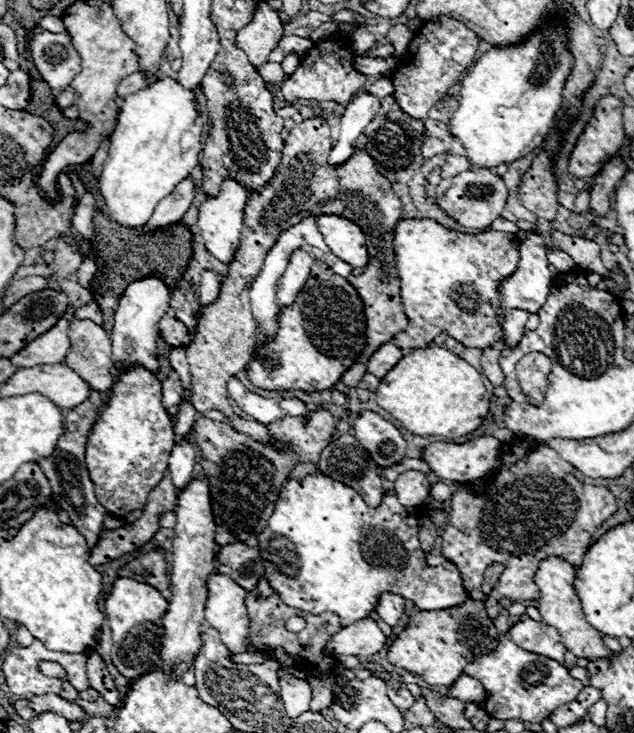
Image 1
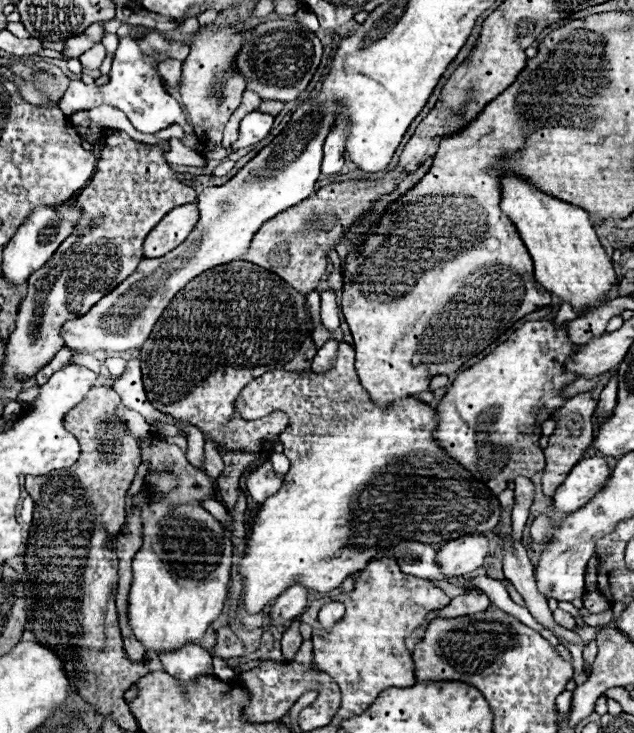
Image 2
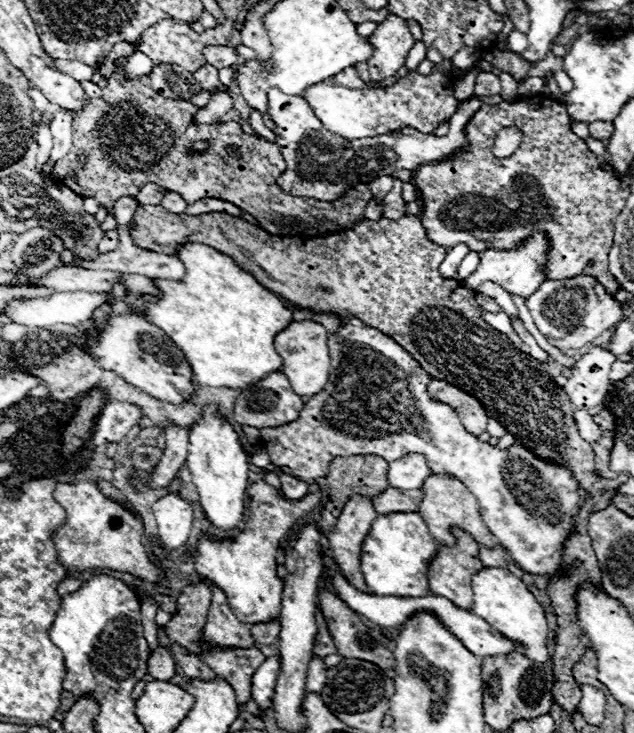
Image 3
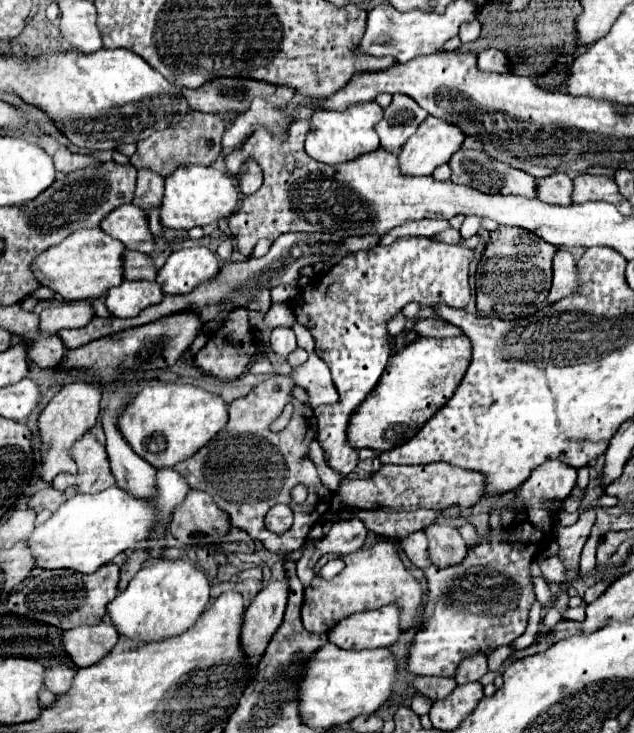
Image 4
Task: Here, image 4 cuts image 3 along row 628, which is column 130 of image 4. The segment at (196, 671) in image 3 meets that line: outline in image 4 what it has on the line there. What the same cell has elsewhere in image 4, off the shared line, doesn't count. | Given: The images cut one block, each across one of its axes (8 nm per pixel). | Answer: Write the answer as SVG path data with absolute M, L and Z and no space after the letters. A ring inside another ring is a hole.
M192 110L184 116L184 120L180 124L170 126L160 132L154 132L146 140L140 140L136 154L130 158L130 164L136 170L148 168L160 176L168 176L174 172L174 168L190 164L190 162L200 164L200 166L210 166L220 156L220 150L222 150L220 138L222 138L224 130L226 130L224 120L220 116L202 114L202 112Z

